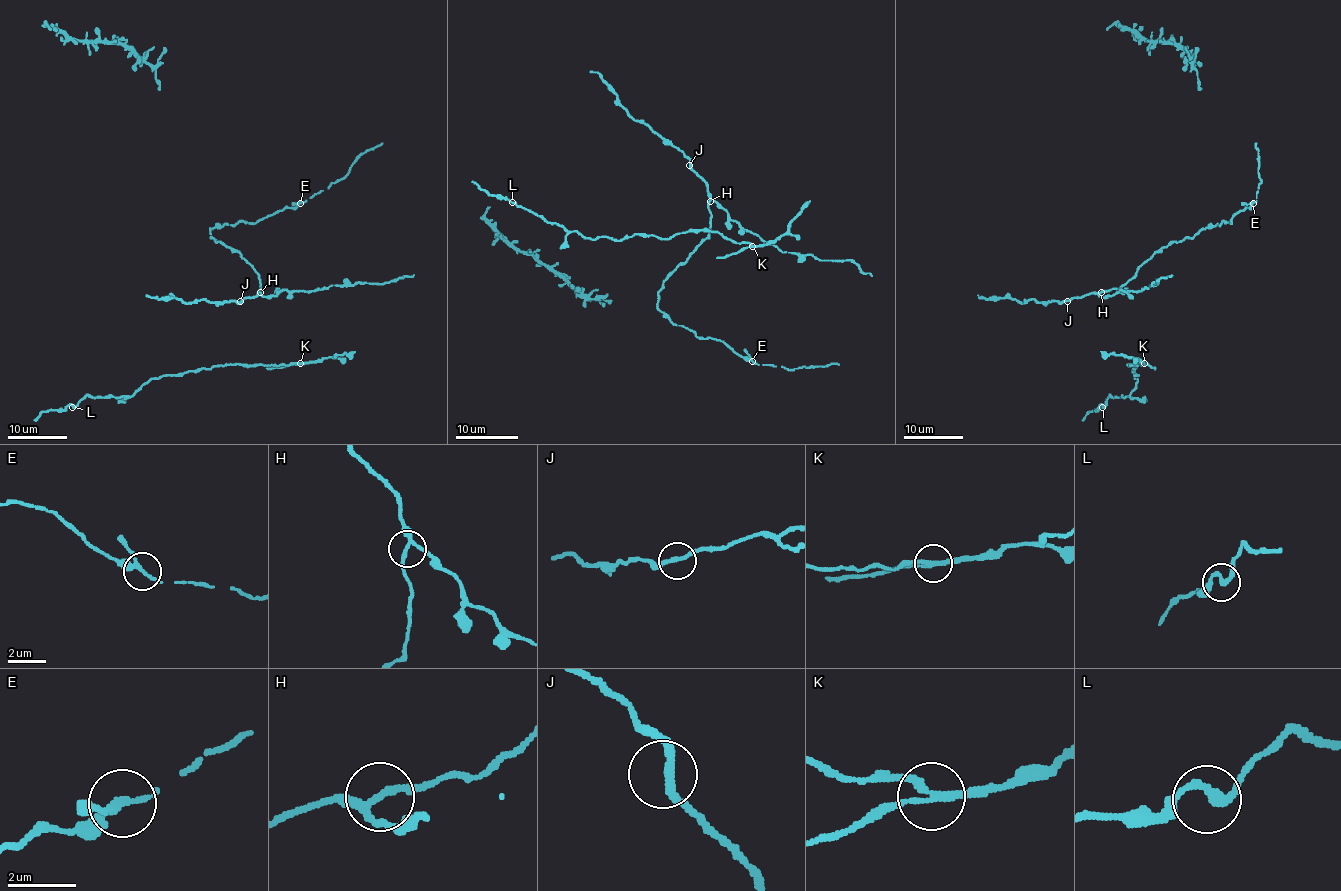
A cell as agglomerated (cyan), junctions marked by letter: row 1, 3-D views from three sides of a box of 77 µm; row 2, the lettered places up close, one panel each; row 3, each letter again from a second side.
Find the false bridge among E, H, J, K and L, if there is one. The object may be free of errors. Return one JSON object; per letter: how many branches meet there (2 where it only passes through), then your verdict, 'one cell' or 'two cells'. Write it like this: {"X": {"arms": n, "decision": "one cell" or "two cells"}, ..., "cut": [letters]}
{"E": {"arms": 3, "decision": "one cell"}, "H": {"arms": 3, "decision": "one cell"}, "J": {"arms": 2, "decision": "one cell"}, "K": {"arms": 3, "decision": "two cells"}, "L": {"arms": 2, "decision": "one cell"}, "cut": ["K"]}

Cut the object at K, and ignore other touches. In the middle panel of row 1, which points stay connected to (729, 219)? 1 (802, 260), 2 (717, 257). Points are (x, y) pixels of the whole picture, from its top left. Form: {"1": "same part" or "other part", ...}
{"1": "same part", "2": "other part"}

